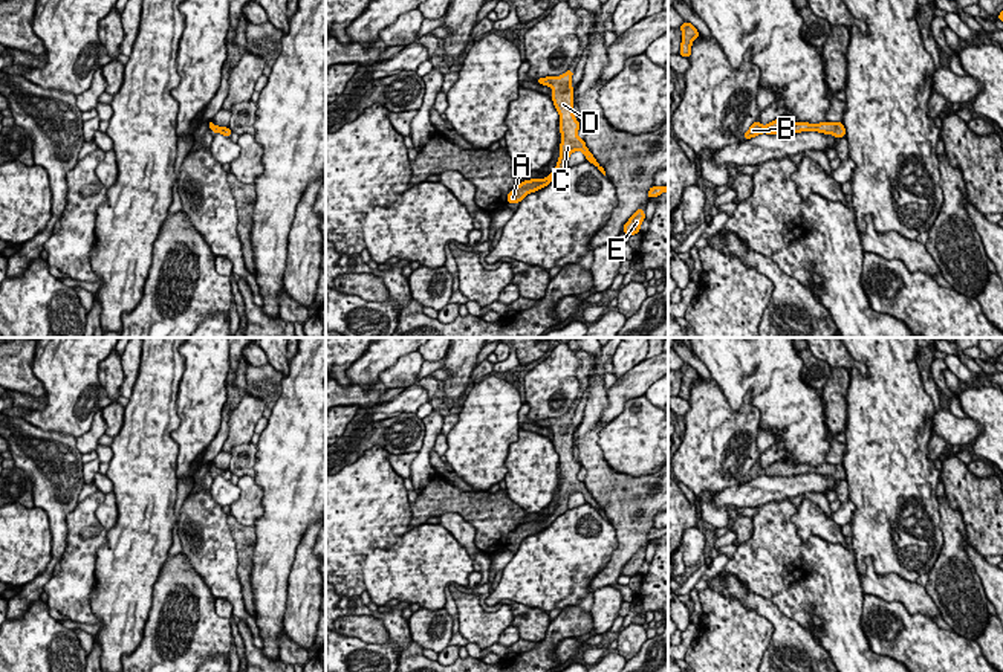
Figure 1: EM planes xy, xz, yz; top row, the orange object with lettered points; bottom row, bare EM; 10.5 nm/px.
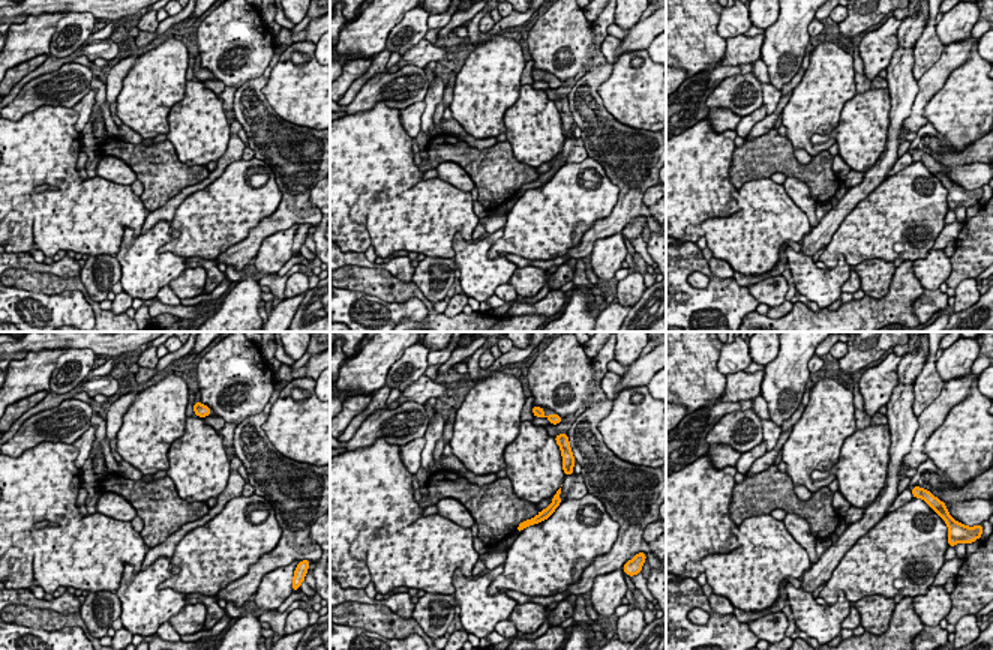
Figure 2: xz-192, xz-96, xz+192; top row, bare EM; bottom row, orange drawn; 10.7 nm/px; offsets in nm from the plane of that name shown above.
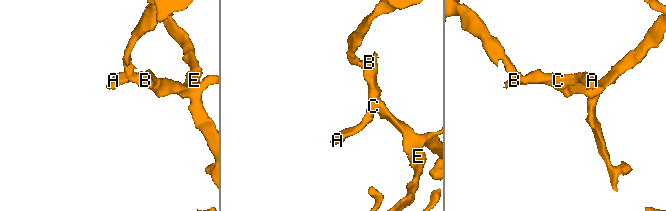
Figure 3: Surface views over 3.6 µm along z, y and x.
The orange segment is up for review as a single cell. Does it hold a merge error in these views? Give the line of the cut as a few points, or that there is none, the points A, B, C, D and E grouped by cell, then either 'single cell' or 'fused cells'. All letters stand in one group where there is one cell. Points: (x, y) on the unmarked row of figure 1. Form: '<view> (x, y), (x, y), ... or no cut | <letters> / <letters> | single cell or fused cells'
no cut | A B C D E | single cell

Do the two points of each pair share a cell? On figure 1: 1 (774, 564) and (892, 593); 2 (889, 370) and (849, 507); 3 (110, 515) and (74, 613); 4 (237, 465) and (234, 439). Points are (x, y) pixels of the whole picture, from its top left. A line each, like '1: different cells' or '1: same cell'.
1: different cells
2: different cells
3: different cells
4: different cells

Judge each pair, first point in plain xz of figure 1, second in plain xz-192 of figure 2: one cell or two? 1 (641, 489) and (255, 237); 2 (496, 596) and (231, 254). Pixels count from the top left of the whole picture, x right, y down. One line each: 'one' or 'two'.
1: one
2: two

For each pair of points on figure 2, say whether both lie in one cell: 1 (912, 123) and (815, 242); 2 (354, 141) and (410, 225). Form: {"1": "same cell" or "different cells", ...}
{"1": "different cells", "2": "different cells"}

